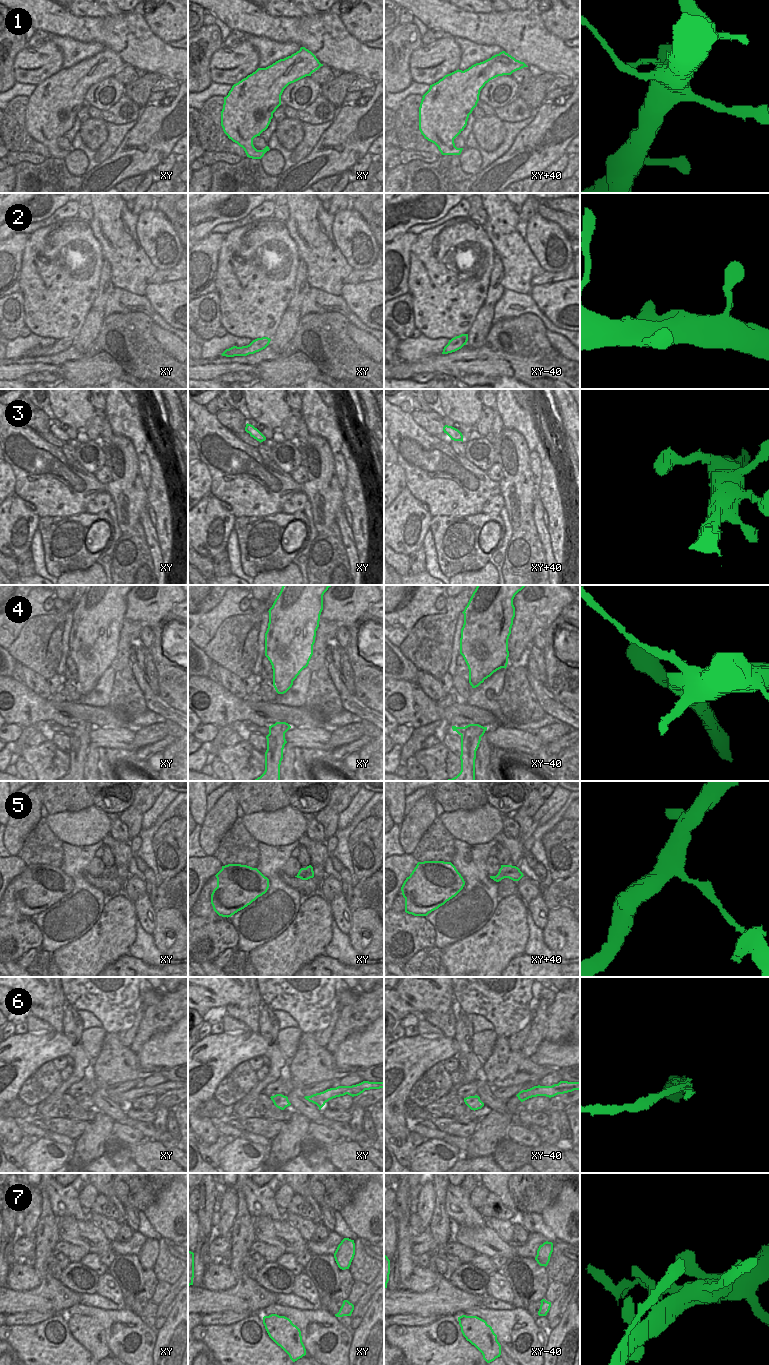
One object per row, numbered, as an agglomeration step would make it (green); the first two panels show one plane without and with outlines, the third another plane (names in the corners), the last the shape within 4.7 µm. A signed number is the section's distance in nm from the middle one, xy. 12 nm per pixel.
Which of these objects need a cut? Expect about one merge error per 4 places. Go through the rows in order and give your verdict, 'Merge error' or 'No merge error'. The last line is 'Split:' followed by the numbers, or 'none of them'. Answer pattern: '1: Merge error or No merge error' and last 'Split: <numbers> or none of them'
1: No merge error
2: No merge error
3: No merge error
4: No merge error
5: Merge error
6: Merge error
7: Merge error
Split: 5, 6, 7.

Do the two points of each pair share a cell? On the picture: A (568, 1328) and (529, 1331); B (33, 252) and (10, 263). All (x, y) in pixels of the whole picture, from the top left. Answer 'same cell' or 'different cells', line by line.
A: different cells
B: different cells

